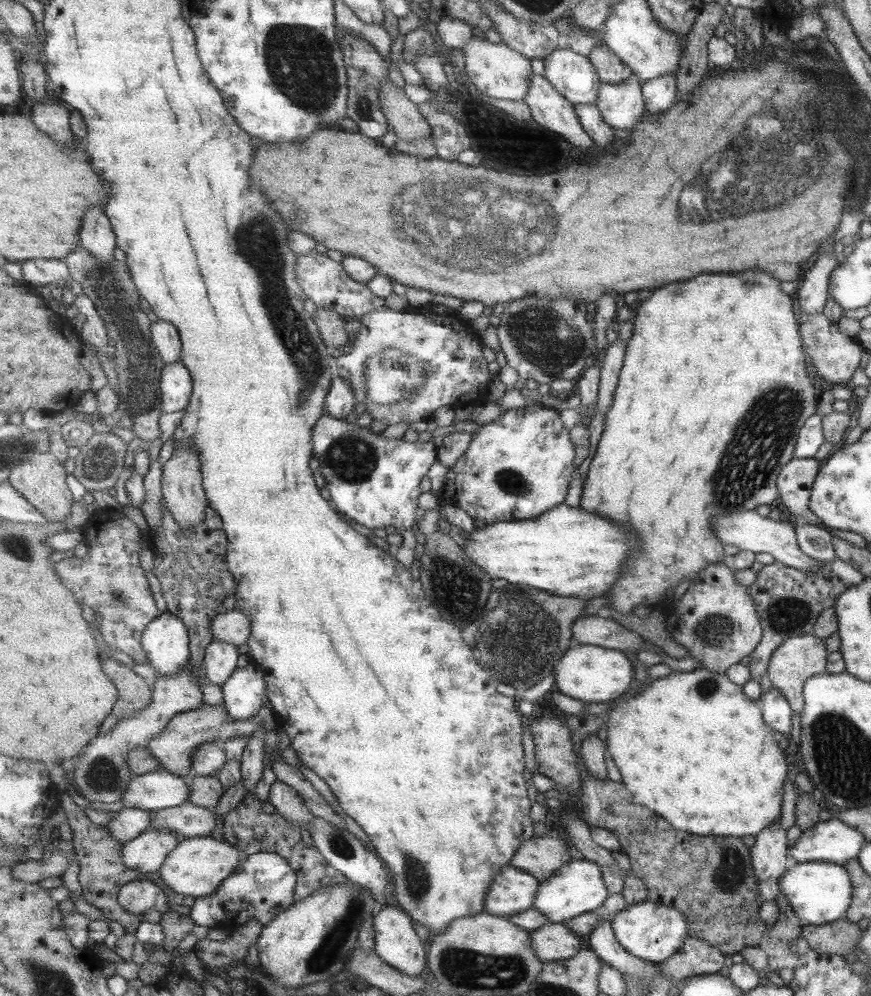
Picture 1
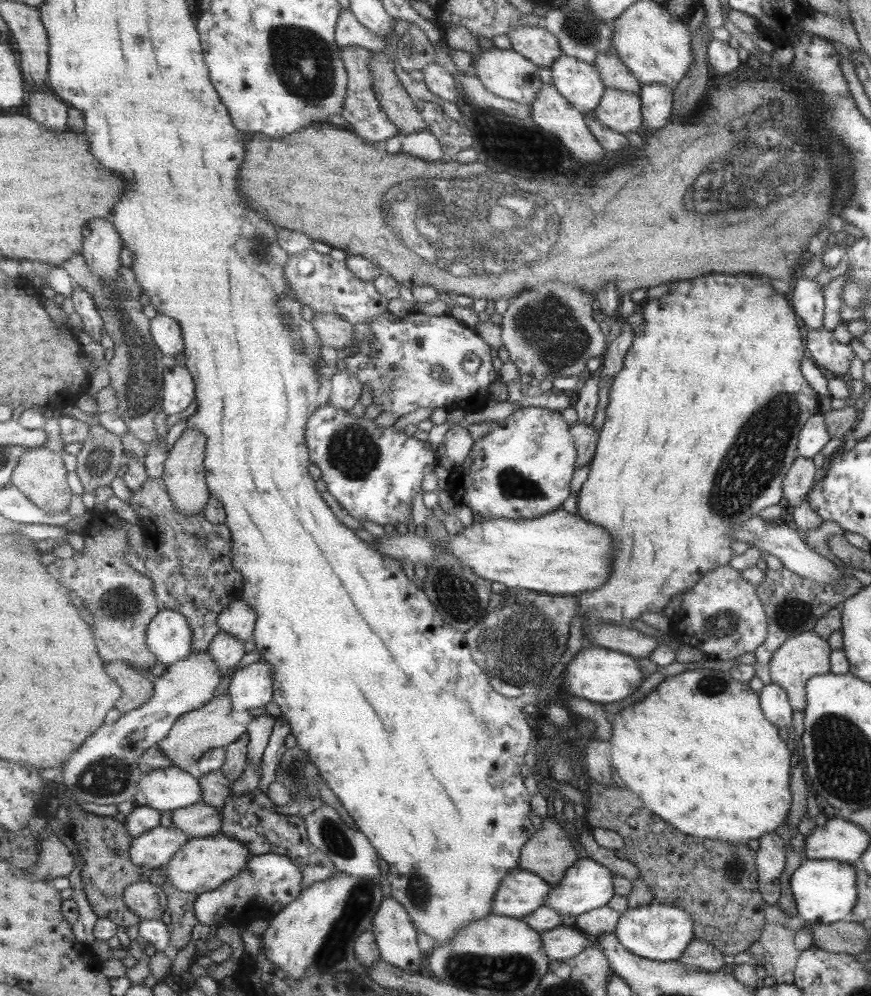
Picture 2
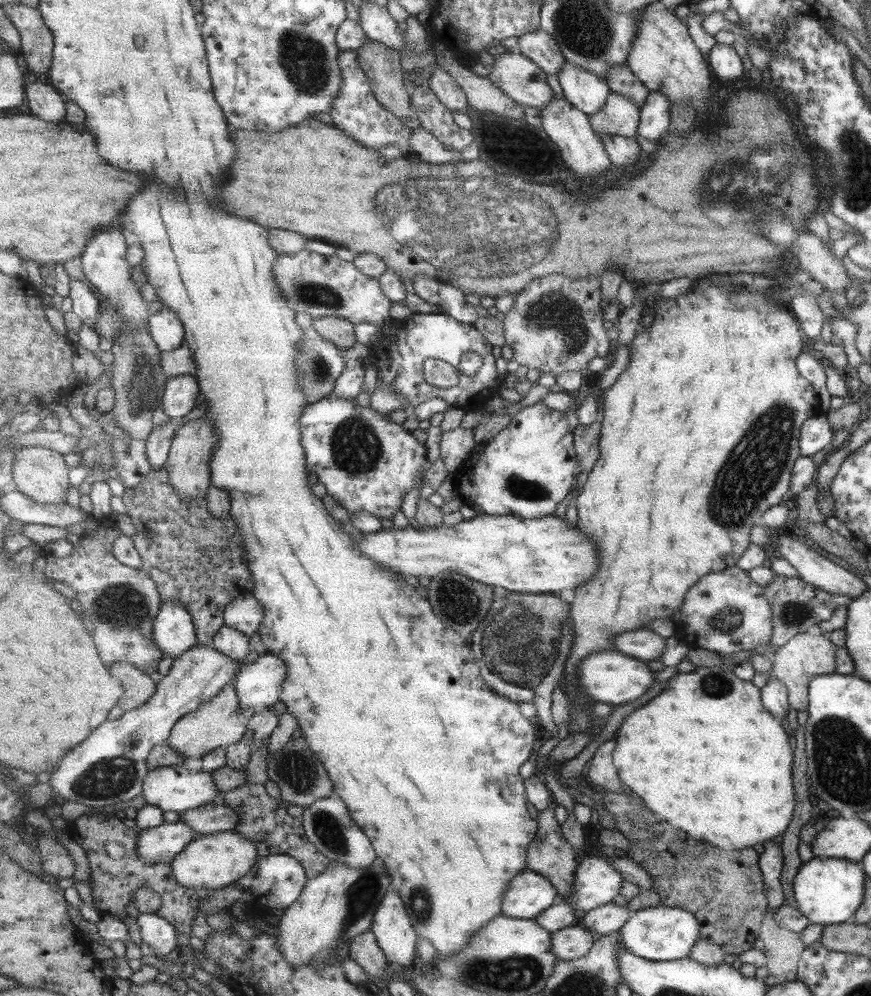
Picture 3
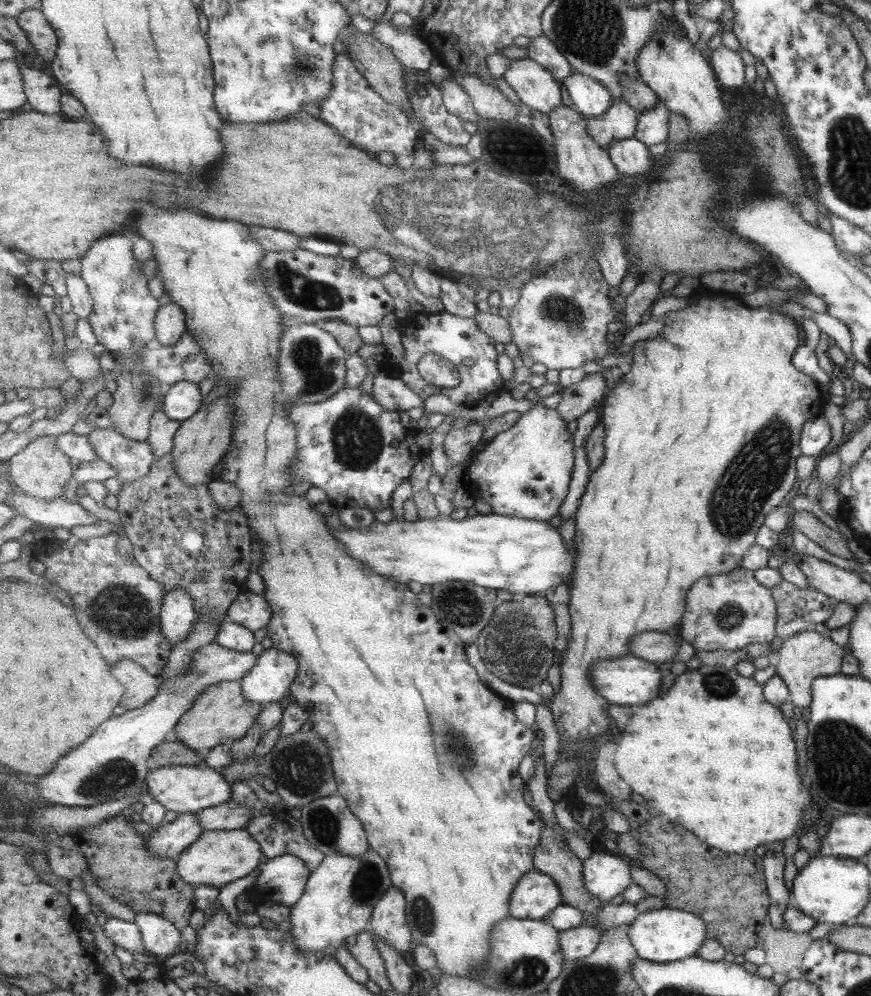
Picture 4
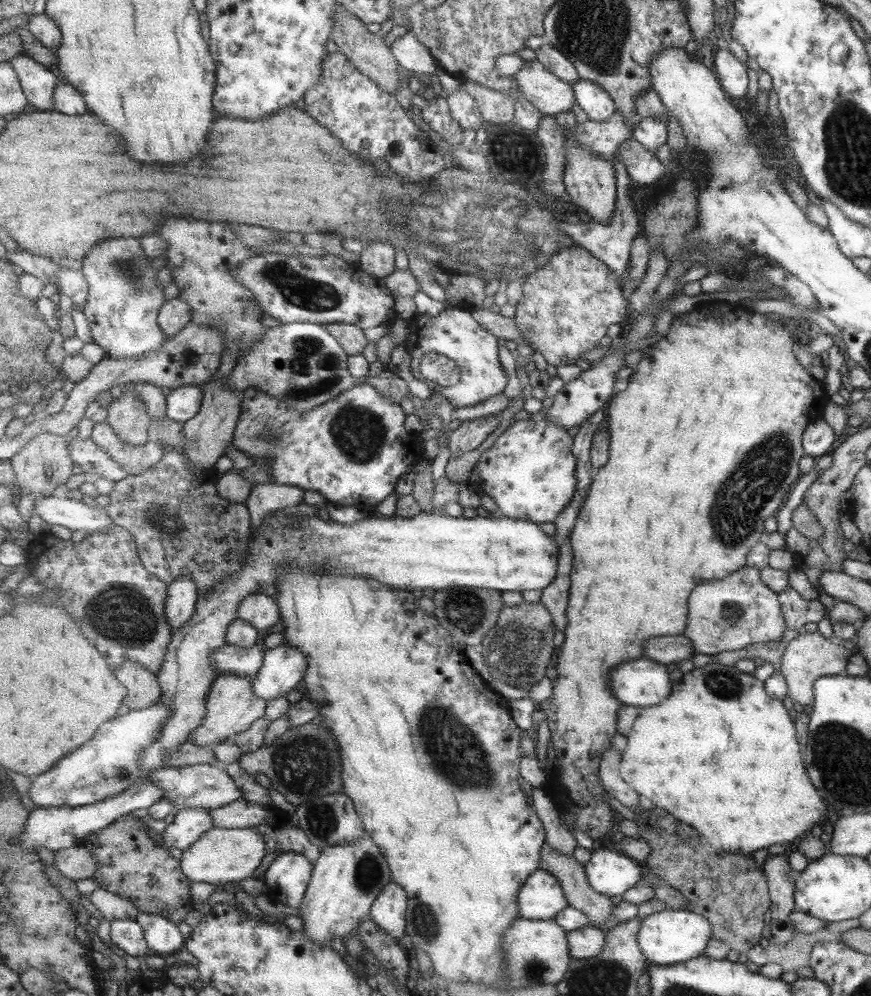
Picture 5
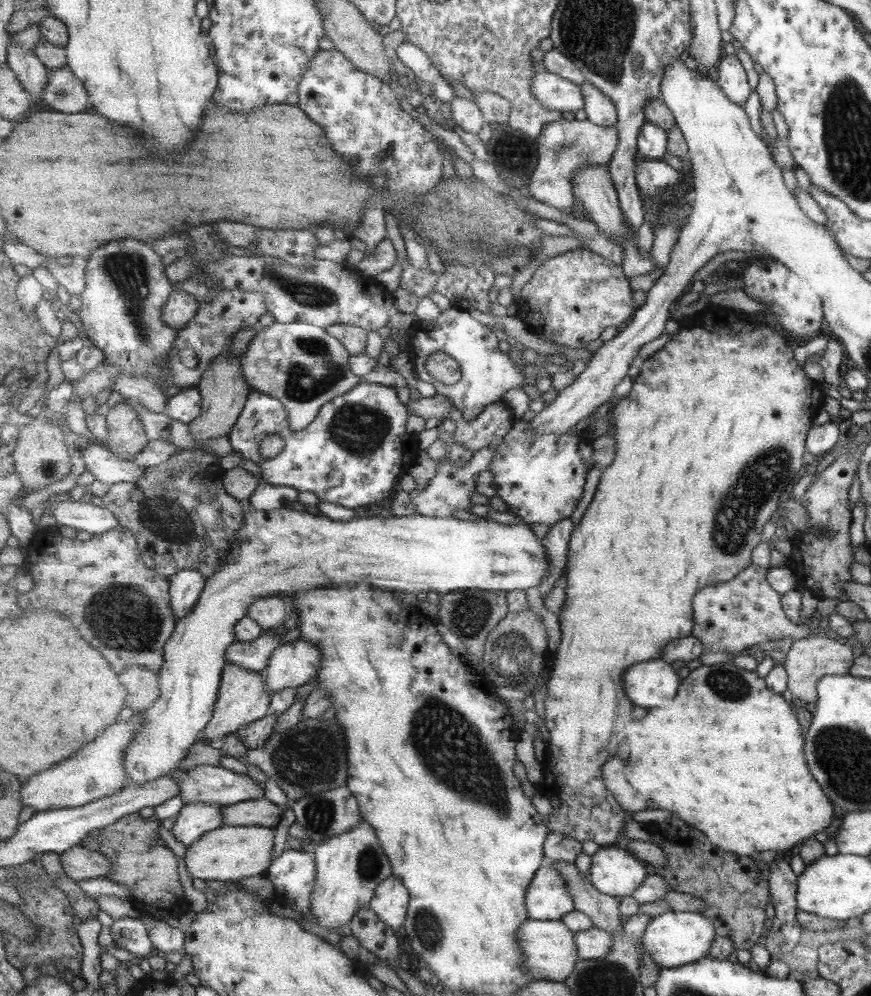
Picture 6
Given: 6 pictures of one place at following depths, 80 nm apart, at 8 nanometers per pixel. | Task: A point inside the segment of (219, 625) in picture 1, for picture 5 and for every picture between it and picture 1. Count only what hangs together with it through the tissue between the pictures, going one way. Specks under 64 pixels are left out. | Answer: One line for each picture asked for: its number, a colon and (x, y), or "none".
2: (240, 620)
3: (245, 614)
4: (250, 610)
5: (261, 611)

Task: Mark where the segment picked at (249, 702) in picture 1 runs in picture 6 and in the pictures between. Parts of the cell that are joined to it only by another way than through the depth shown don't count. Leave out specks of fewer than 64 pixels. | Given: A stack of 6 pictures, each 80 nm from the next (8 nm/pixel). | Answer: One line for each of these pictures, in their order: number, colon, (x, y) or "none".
2: (253, 686)
3: (259, 683)
4: (269, 681)
5: (284, 667)
6: (293, 664)

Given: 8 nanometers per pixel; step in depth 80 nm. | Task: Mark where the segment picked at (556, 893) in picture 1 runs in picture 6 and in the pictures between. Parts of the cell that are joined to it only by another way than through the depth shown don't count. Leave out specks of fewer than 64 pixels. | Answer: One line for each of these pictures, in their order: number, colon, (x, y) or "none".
2: (587, 885)
3: (597, 881)
4: (605, 875)
5: (610, 872)
6: (614, 871)

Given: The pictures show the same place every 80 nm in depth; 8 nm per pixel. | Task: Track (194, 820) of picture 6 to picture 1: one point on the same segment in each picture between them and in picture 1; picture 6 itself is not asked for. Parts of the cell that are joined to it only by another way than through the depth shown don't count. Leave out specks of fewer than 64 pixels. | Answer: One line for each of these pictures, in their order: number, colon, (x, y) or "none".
1: (147, 853)
2: (153, 850)
3: (162, 844)
4: (171, 839)
5: (190, 824)

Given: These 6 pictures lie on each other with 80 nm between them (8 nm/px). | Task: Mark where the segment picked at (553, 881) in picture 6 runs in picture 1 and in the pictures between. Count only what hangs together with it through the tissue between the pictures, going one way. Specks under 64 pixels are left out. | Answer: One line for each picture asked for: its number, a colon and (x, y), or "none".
1: (513, 890)
2: (522, 891)
3: (528, 894)
4: (537, 894)
5: (542, 897)

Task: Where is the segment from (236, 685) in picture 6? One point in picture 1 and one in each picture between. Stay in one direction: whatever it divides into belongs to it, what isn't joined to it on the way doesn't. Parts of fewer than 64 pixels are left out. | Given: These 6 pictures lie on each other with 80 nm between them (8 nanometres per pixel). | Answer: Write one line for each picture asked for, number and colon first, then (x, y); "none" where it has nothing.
1: (173, 747)
2: (193, 734)
3: (215, 724)
4: (221, 715)
5: (232, 707)

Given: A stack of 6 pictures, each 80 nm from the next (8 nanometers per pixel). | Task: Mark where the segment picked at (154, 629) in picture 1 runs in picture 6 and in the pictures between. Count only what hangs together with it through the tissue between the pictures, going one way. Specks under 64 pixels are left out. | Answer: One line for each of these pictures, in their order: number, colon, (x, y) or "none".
2: (170, 637)
3: (175, 633)
4: (178, 617)
5: (183, 596)
6: (186, 587)

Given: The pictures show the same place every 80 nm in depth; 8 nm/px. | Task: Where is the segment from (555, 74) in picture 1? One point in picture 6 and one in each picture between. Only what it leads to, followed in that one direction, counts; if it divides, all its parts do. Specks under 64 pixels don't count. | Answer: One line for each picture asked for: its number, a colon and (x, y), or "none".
2: (580, 82)
3: (589, 92)
4: (592, 98)
5: (594, 100)
6: (601, 110)

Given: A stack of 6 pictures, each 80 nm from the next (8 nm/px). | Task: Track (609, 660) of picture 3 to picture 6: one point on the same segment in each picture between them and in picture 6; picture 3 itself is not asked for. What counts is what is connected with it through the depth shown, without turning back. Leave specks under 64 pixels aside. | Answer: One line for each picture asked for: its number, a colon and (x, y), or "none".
4: (629, 681)
5: (642, 682)
6: (651, 684)

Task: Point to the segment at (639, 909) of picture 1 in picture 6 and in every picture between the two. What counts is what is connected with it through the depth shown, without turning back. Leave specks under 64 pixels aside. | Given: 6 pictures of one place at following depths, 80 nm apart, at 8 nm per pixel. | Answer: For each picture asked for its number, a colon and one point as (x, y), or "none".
2: (661, 933)
3: (659, 933)
4: (662, 935)
5: (669, 936)
6: (672, 939)

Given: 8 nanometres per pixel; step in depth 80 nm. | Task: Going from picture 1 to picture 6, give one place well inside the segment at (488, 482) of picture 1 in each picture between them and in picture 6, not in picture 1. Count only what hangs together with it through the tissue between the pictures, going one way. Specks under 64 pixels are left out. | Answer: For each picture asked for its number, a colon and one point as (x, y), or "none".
2: (523, 468)
3: (527, 470)
4: (526, 472)
5: (530, 471)
6: (540, 477)

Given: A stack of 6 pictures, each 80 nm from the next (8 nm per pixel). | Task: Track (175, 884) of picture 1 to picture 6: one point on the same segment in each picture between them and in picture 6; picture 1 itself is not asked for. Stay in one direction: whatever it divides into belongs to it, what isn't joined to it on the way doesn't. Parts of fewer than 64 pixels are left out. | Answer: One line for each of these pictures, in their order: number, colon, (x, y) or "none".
2: (203, 864)
3: (214, 861)
4: (219, 856)
5: (221, 855)
6: (230, 853)

